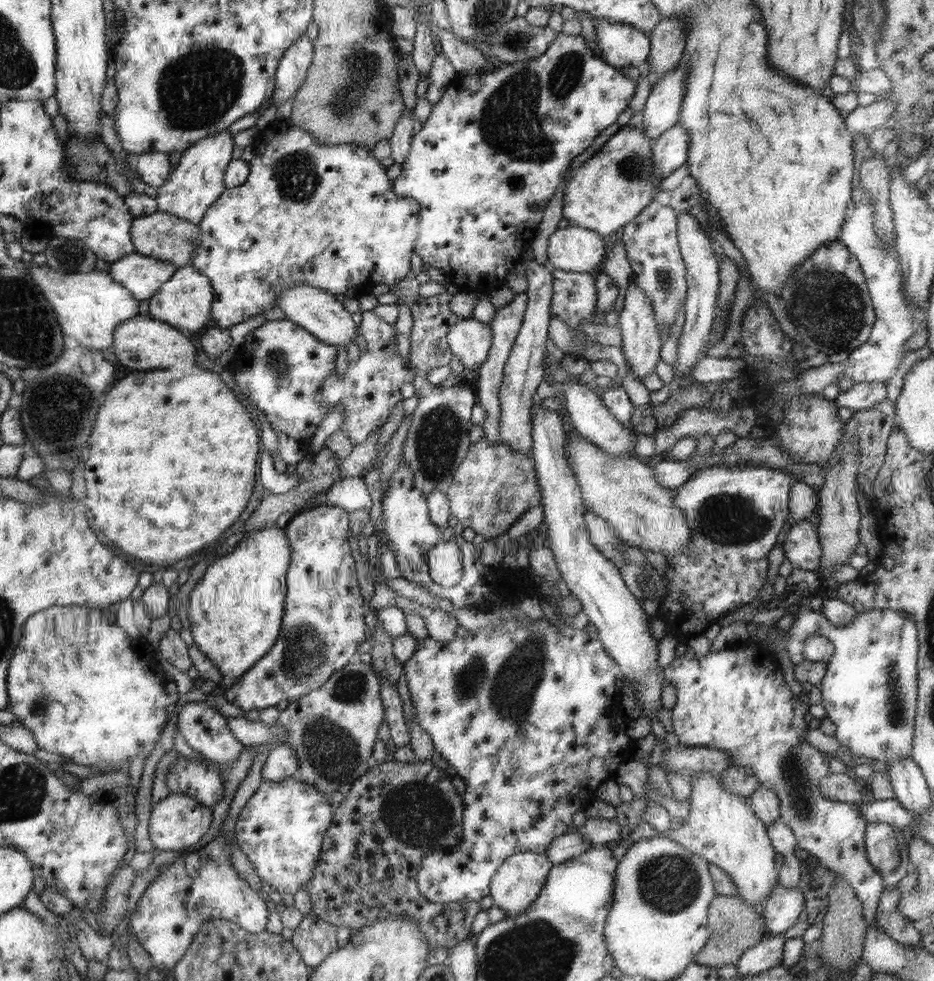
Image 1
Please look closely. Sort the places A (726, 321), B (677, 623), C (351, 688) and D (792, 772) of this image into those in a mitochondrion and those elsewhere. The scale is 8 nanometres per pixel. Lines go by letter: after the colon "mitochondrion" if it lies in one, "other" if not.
A: other
B: other
C: mitochondrion
D: mitochondrion

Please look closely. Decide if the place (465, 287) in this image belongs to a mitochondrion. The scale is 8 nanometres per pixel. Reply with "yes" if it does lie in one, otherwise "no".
no

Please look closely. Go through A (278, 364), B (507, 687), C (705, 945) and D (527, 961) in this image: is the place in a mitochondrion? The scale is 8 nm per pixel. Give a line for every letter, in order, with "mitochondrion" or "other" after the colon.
A: mitochondrion
B: mitochondrion
C: other
D: mitochondrion

